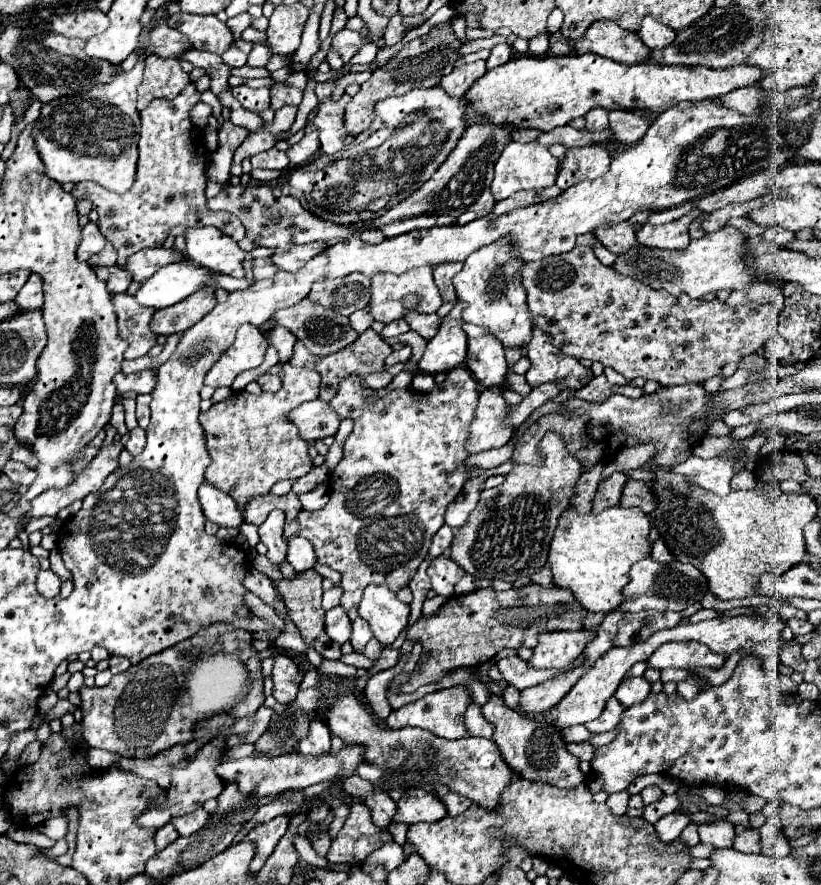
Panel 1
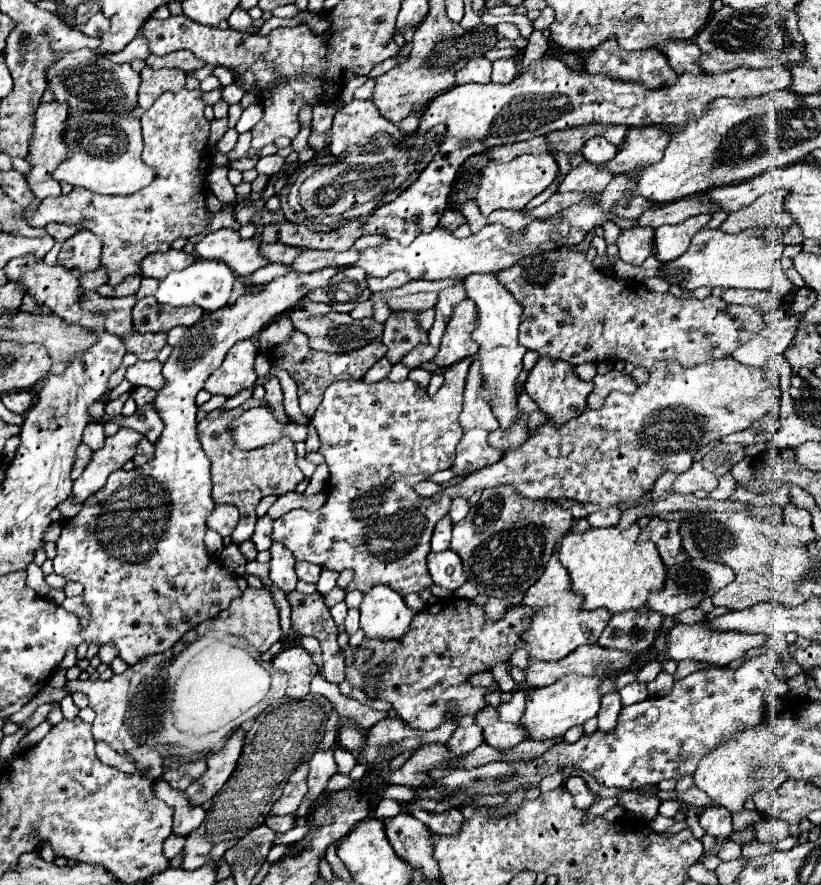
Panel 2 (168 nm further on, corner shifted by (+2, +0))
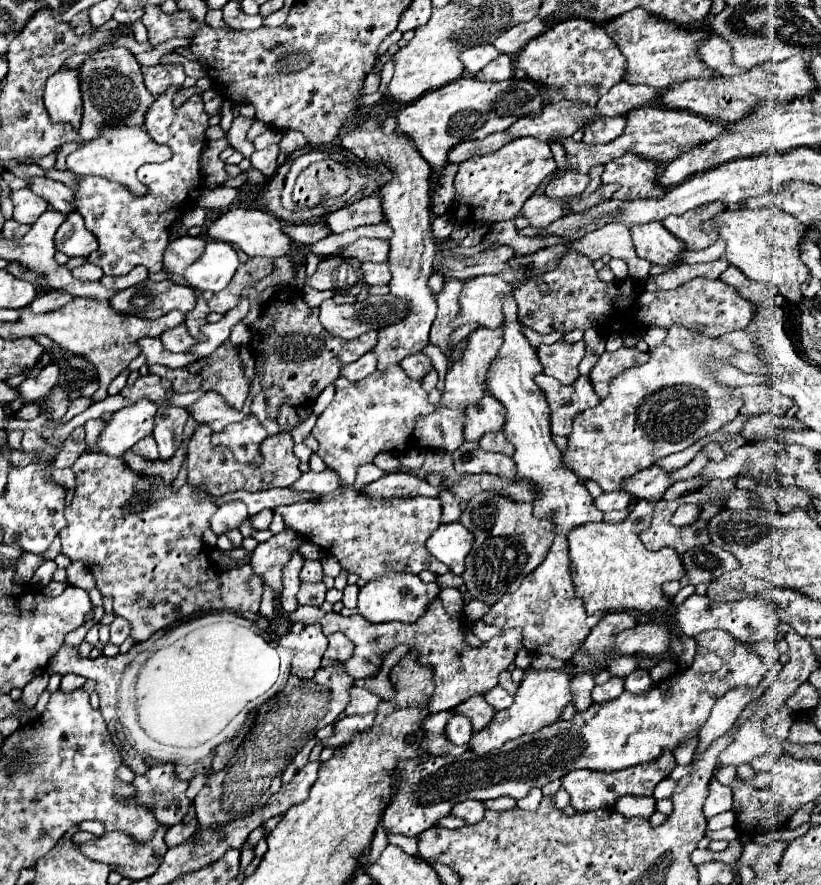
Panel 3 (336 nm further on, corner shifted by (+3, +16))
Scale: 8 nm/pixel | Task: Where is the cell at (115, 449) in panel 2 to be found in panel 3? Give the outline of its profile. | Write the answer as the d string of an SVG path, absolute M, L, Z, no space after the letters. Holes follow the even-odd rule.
M138 400L136 404L114 412L96 446L102 448L102 454L122 456L138 440L152 434L156 412L158 406L150 400Z

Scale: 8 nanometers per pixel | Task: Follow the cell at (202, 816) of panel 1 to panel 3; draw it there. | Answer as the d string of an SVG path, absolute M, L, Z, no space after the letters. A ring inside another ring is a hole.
M174 764L152 766L146 774L132 780L136 802L154 812L156 820L164 826L180 824L188 812L190 800L186 798L188 782L178 780Z

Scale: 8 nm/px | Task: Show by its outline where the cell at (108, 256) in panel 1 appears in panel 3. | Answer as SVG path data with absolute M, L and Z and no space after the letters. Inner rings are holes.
M84 264L84 266L80 266L80 268L74 268L72 270L72 276L74 278L78 278L78 280L100 280L102 276L104 276L104 272L102 272L102 268L98 268L96 264Z

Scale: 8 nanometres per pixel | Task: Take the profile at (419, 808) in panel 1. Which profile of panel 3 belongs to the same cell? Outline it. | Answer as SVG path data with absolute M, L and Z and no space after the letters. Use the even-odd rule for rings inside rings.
M464 800L462 804L454 806L452 816L460 816L468 824L476 824L484 818L484 812L486 812L486 806L484 806L482 800Z

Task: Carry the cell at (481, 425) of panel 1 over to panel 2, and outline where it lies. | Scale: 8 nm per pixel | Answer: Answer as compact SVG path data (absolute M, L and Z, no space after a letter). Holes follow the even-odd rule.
M471 428L463 434L461 442L457 444L457 458L455 458L455 474L463 472L475 472L483 466L495 464L501 460L503 450L491 448L487 444L487 430L483 428Z

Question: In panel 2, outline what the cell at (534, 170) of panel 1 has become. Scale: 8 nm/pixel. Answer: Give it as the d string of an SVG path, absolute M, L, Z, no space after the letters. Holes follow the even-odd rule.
M521 154L517 158L513 158L511 162L497 162L491 160L483 170L481 170L481 184L479 184L479 192L477 192L477 206L479 210L487 216L489 212L497 210L497 208L511 208L511 210L521 210L525 208L525 204L535 198L537 194L541 194L553 180L557 174L559 166L555 162L555 158L551 154L543 154L543 156L533 156L533 154Z

